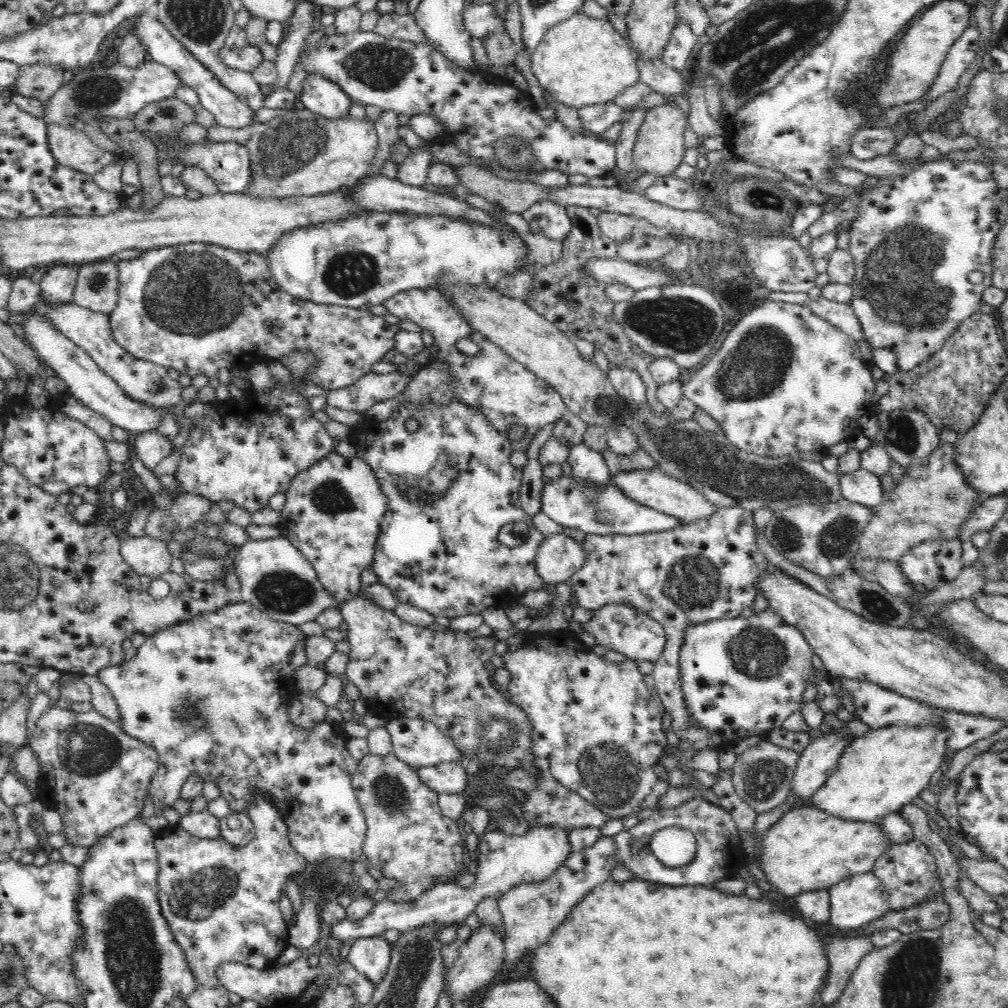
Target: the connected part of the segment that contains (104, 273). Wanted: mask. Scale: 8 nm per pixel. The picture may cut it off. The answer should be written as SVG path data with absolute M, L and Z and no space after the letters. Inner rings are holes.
M115 258L86 262L78 268L73 302L82 308L111 315L119 299L119 263Z

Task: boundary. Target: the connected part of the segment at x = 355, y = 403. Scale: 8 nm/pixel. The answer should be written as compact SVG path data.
M399 370L390 372L390 374L373 374L370 371L369 374L356 380L356 383L351 386L326 391L326 401L336 408L357 412L364 418L367 410L370 410L376 403L396 398L418 376L418 371L416 370L414 375L403 374Z

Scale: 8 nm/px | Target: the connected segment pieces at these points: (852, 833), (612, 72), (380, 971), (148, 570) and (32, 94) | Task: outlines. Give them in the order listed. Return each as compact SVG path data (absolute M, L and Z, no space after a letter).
M800 804L800 807L787 812L763 838L764 852L762 852L761 861L767 880L782 894L795 898L803 892L830 888L849 876L873 872L876 861L896 845L887 837L881 824L882 820L864 822L838 818L820 808Z
M578 12L551 26L531 56L531 70L547 93L566 106L580 109L608 104L641 75L630 44L604 19Z
M384 937L359 938L351 942L349 961L364 977L378 986L388 972L391 944Z
M146 535L121 536L121 556L141 577L154 577L170 571L173 555L166 543Z
M33 65L21 66L21 71L16 85L16 92L25 98L36 98L36 100L48 104L50 99L58 94L57 90L62 86L62 75L65 70L60 66Z

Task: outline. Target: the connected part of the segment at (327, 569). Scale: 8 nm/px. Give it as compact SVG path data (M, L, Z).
M336 449L328 452L308 468L299 472L284 493L285 506L281 510L283 536L300 549L303 556L311 562L318 573L322 586L326 587L340 603L345 603L357 596L362 590L362 571L373 563L381 522L389 510L389 500L381 489L378 477L370 465L360 458L344 457Z

